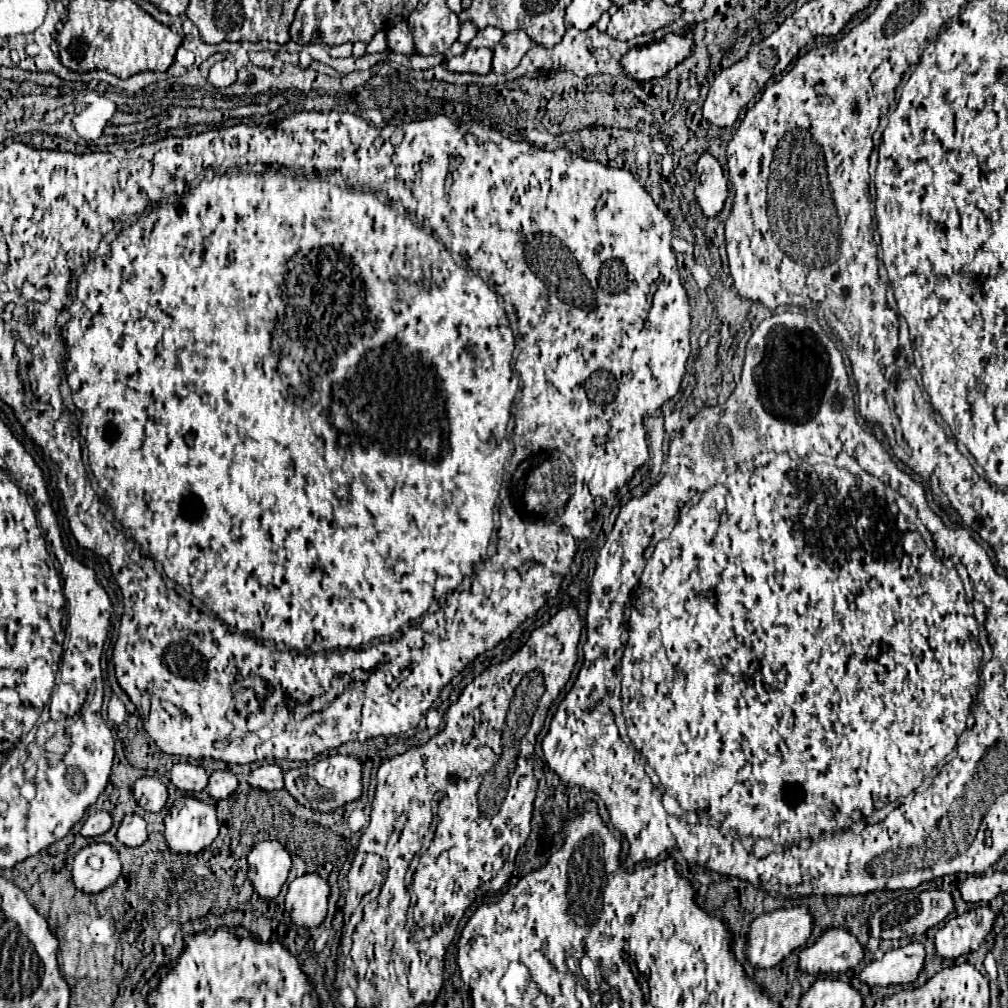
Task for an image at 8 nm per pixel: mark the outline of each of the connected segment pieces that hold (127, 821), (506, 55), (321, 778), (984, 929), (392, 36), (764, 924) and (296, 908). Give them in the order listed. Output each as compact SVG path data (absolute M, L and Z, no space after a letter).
M127 814L117 830L117 840L129 848L137 848L147 840L147 822L137 814Z
M515 30L511 34L505 34L501 38L501 42L493 48L493 62L491 62L491 70L495 74L507 74L511 72L521 58L525 56L525 52L533 46L531 38L527 38L527 34L523 30Z
M327 756L315 764L303 764L285 772L285 790L305 808L331 812L361 796L361 762L353 756Z
M989 906L973 908L957 918L951 918L935 934L935 950L943 958L969 954L985 942L985 936L991 932L993 922L995 914Z
M399 22L387 30L387 48L391 52L399 52L399 54L413 54L415 52L415 44L413 44L411 30L409 30L407 22Z
M795 906L787 910L773 910L769 914L757 916L749 926L745 958L753 968L771 968L787 958L795 948L803 946L813 930L813 918L807 906Z
M305 874L289 884L285 910L301 928L317 928L327 914L329 884L317 874Z

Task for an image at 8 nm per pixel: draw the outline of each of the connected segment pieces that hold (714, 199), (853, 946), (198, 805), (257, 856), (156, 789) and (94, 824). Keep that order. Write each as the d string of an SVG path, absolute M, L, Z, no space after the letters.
M703 154L697 162L697 186L695 196L707 218L713 218L721 212L727 198L727 178L719 162L711 154Z
M845 928L823 932L813 946L799 952L799 972L803 974L839 974L855 968L863 960L863 948Z
M181 796L173 802L169 814L163 818L163 836L171 852L201 852L219 834L217 812L213 806L197 798Z
M277 840L259 842L249 852L247 878L261 900L273 900L279 896L279 890L287 880L289 868L291 856Z
M145 776L135 782L133 796L143 810L159 812L167 802L167 786L159 778Z
M95 812L91 814L83 828L81 828L81 836L83 838L93 838L93 836L101 836L111 828L111 816L107 812Z

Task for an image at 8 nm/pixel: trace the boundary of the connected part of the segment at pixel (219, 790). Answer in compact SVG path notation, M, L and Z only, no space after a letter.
M213 772L209 776L207 790L209 790L209 796L213 800L223 800L237 788L237 784L239 784L239 780L237 780L235 774L231 774L231 772Z

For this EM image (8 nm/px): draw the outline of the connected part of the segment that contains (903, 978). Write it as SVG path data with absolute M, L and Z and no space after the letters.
M909 942L905 946L885 952L883 958L869 962L859 972L859 980L867 986L909 984L917 980L917 974L923 968L923 960L925 960L923 944Z

